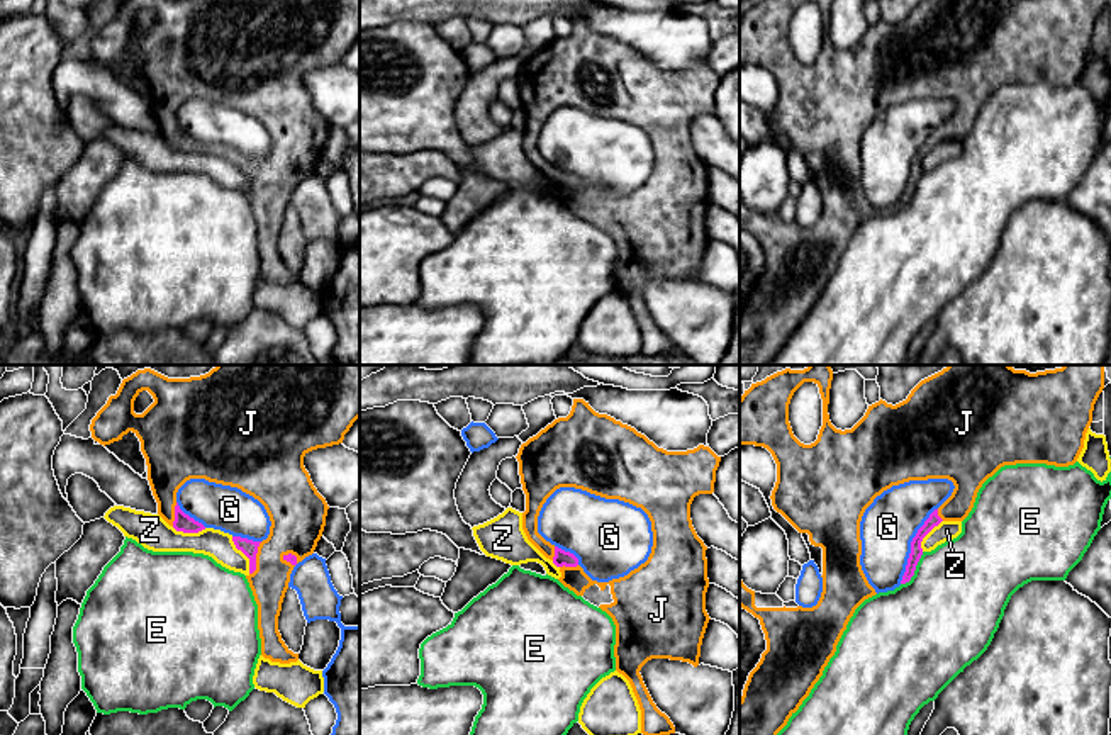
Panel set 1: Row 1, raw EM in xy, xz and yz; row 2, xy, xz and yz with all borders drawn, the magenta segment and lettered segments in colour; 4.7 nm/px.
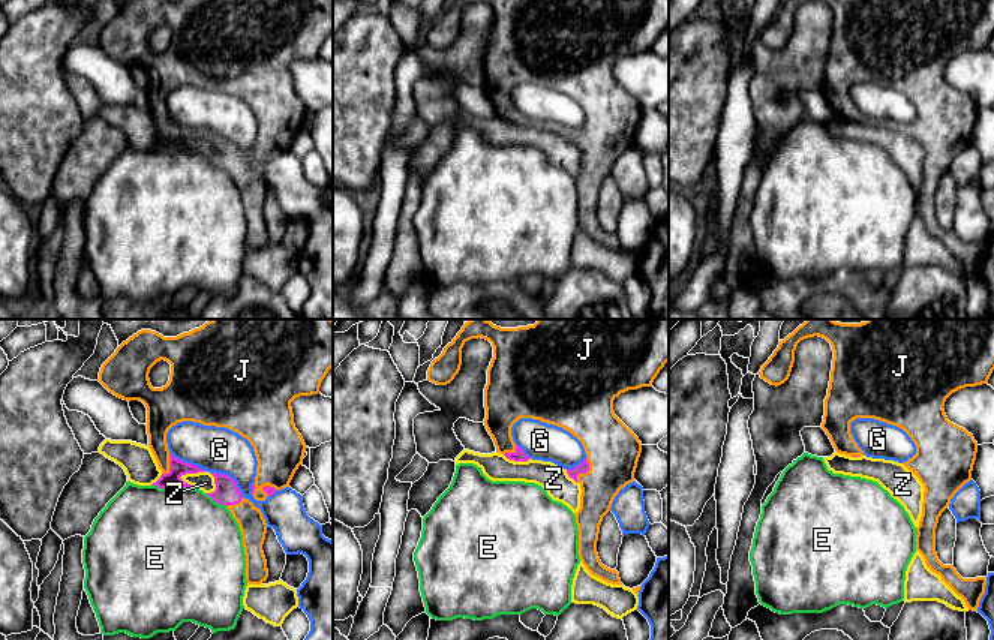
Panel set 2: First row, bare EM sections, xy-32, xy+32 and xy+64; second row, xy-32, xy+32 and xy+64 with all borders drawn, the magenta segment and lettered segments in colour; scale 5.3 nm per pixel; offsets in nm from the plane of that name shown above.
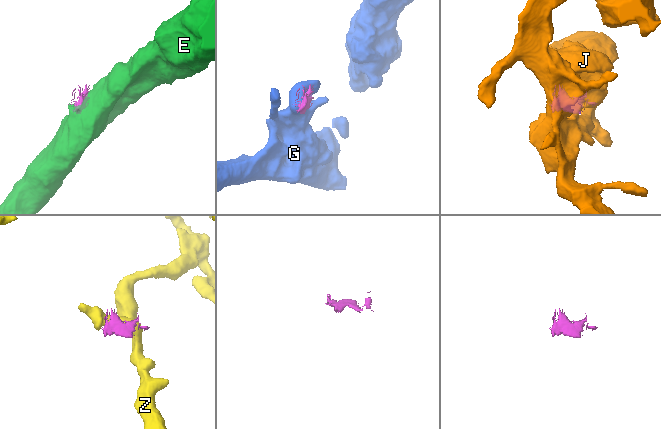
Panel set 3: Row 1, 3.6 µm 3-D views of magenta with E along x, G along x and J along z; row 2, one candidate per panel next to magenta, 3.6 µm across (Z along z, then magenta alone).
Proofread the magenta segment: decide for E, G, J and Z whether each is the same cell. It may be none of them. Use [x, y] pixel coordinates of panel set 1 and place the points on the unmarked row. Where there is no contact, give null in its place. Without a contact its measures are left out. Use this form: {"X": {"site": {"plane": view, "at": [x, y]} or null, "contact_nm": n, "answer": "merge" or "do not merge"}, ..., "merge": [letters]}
{"E": {"site": {"plane": "yz", "at": [915, 189]}, "contact_nm": 190, "answer": "do not merge"}, "G": {"site": {"plane": "yz", "at": [911, 165]}, "contact_nm": 400, "answer": "do not merge"}, "J": {"site": {"plane": "xy", "at": [255, 179]}, "contact_nm": 170, "answer": "merge"}, "Z": {"site": {"plane": "xy", "at": [245, 173]}, "contact_nm": 200, "answer": "do not merge"}, "merge": ["J"]}

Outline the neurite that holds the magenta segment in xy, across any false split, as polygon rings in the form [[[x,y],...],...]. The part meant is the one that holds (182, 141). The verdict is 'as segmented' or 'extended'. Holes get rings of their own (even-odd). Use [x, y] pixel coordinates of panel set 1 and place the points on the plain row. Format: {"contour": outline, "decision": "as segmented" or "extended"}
{"contour": [[[122,0],[115,15],[92,39],[92,58],[110,65],[132,51],[141,61],[148,85],[148,100],[158,122],[158,134],[176,151],[198,153],[205,146],[185,134],[178,122],[178,109],[190,98],[237,107],[258,119],[271,141],[270,154],[263,161],[232,156],[237,170],[249,178],[246,195],[258,224],[258,250],[261,275],[271,282],[290,283],[299,280],[278,251],[278,236],[288,209],[293,187],[312,175],[322,156],[327,122],[314,107],[304,87],[304,76],[317,68],[339,65],[353,42],[360,37],[360,0]],[[148,10],[154,22],[142,32],[134,32],[134,20]]], "decision": "extended"}

